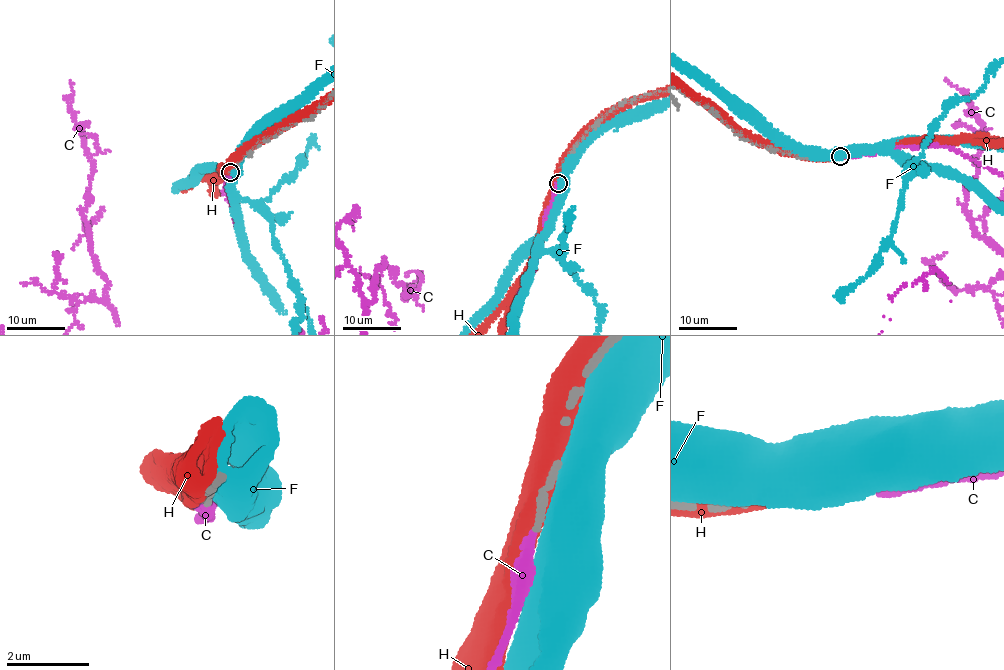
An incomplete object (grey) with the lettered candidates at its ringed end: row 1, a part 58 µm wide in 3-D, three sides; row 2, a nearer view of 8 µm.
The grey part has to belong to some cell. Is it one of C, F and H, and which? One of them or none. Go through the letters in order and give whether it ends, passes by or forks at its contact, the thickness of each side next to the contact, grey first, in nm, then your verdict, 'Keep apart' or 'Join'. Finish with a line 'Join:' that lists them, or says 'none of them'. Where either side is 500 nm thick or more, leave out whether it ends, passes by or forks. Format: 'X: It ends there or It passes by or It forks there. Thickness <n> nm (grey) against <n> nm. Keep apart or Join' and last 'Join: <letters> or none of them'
C: It ends there. Thickness 160 nm (grey) against 320 nm. Join
F: Thickness 200 nm (grey) against 750 nm. Keep apart
H: Thickness 200 nm (grey) against 550 nm. Keep apart
Join: C

